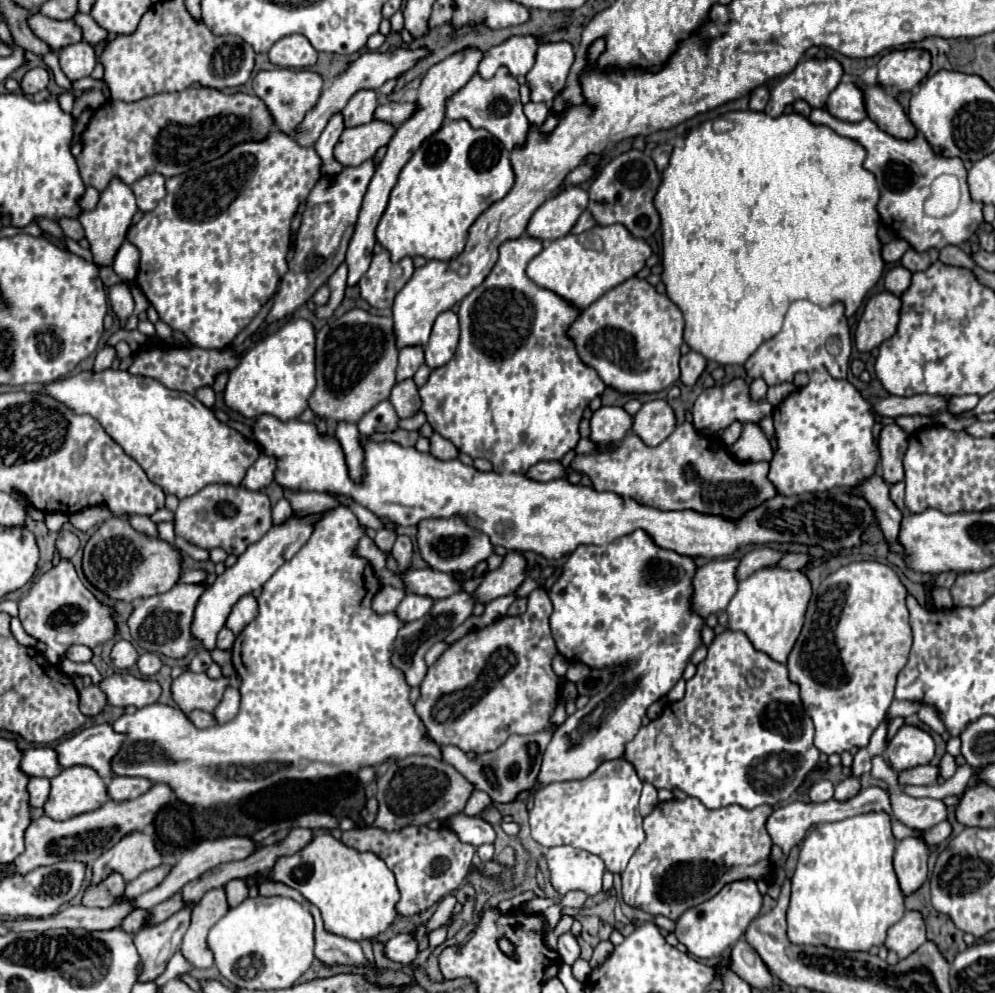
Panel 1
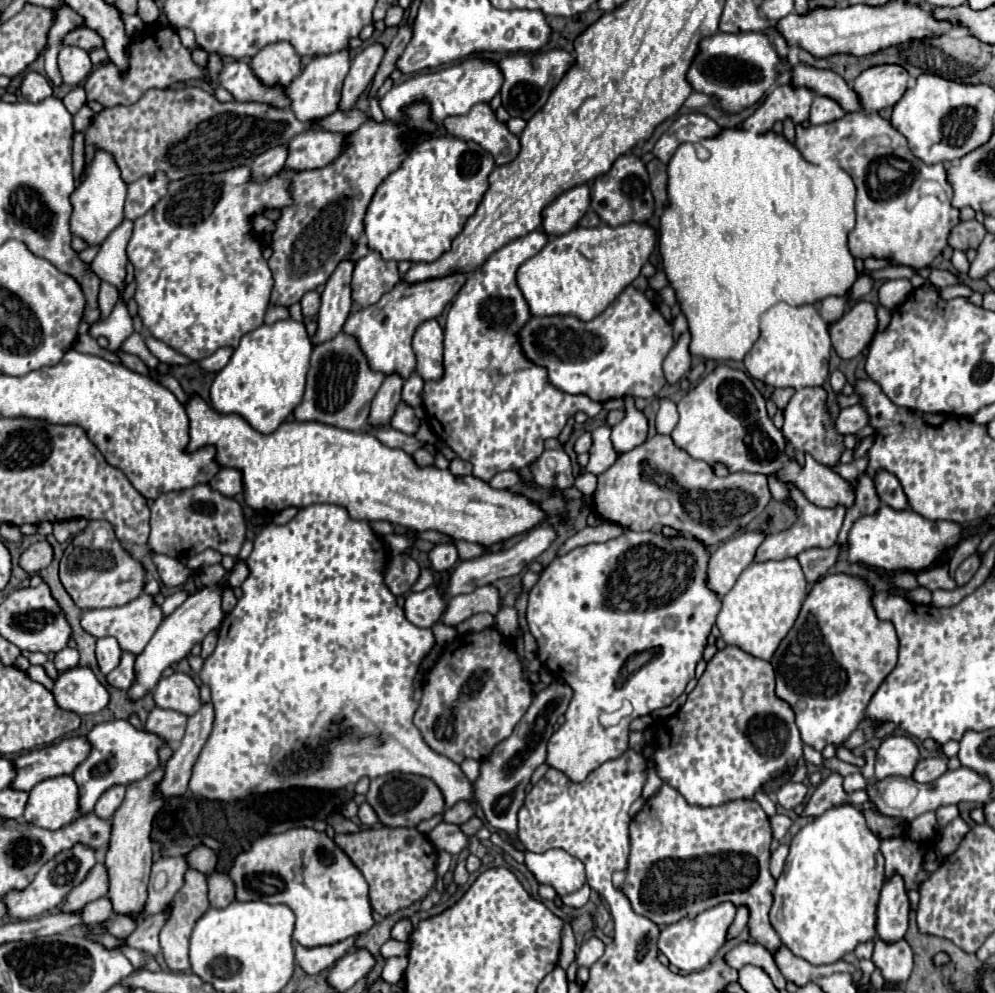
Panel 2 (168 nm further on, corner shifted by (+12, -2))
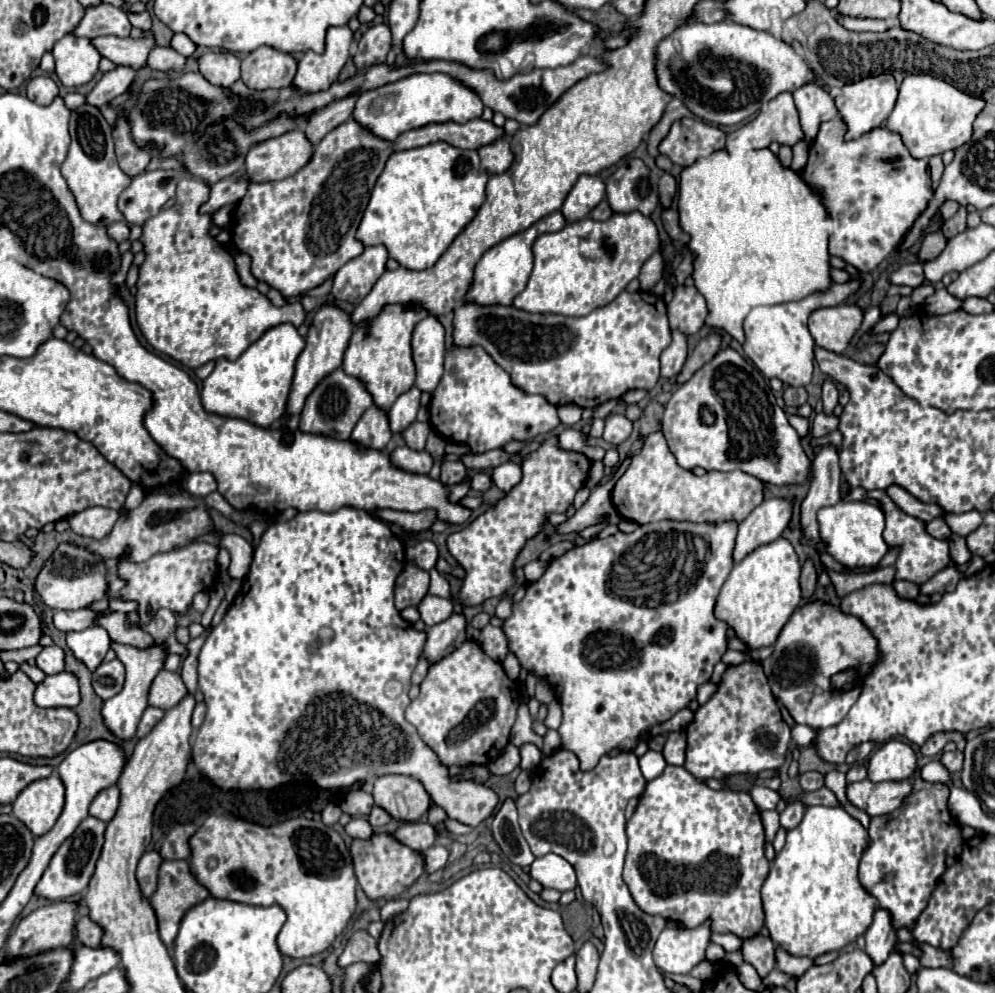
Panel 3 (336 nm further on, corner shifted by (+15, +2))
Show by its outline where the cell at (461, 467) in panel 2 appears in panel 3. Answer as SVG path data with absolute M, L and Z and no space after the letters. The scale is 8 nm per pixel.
M445 460L441 464L441 482L447 484L447 486L453 486L453 484L459 484L463 482L467 476L467 468L463 462L451 462L451 460Z

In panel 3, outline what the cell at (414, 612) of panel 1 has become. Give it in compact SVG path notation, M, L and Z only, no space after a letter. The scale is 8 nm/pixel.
M427 594L425 600L419 604L419 612L421 612L421 620L427 626L435 626L445 622L453 614L453 604L447 598L437 598Z

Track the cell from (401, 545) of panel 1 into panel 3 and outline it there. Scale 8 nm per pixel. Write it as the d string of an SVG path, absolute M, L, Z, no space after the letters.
M407 564L395 584L395 606L405 610L407 606L417 606L429 590L429 572Z

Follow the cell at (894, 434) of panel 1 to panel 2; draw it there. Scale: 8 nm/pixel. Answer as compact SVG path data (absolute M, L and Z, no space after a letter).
M878 470L874 476L874 486L876 486L876 492L878 492L882 504L888 504L890 508L896 508L896 510L908 508L906 496L894 474L890 474L886 470Z

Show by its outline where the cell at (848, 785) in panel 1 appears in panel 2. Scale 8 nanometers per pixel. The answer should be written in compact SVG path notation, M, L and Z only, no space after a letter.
M860 772L844 776L844 792L848 792L848 794L852 794L854 790L860 790L860 788L866 788L866 784L868 782L866 782L866 778Z

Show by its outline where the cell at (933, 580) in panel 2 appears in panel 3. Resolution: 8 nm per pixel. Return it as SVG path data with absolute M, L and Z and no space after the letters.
M873 490L867 494L869 498L879 502L879 508L885 514L885 530L883 540L889 548L899 548L897 560L895 560L895 580L909 580L915 584L921 584L929 580L933 574L943 570L949 564L949 544L947 540L937 540L925 530L925 522L905 514L889 496L885 490Z

